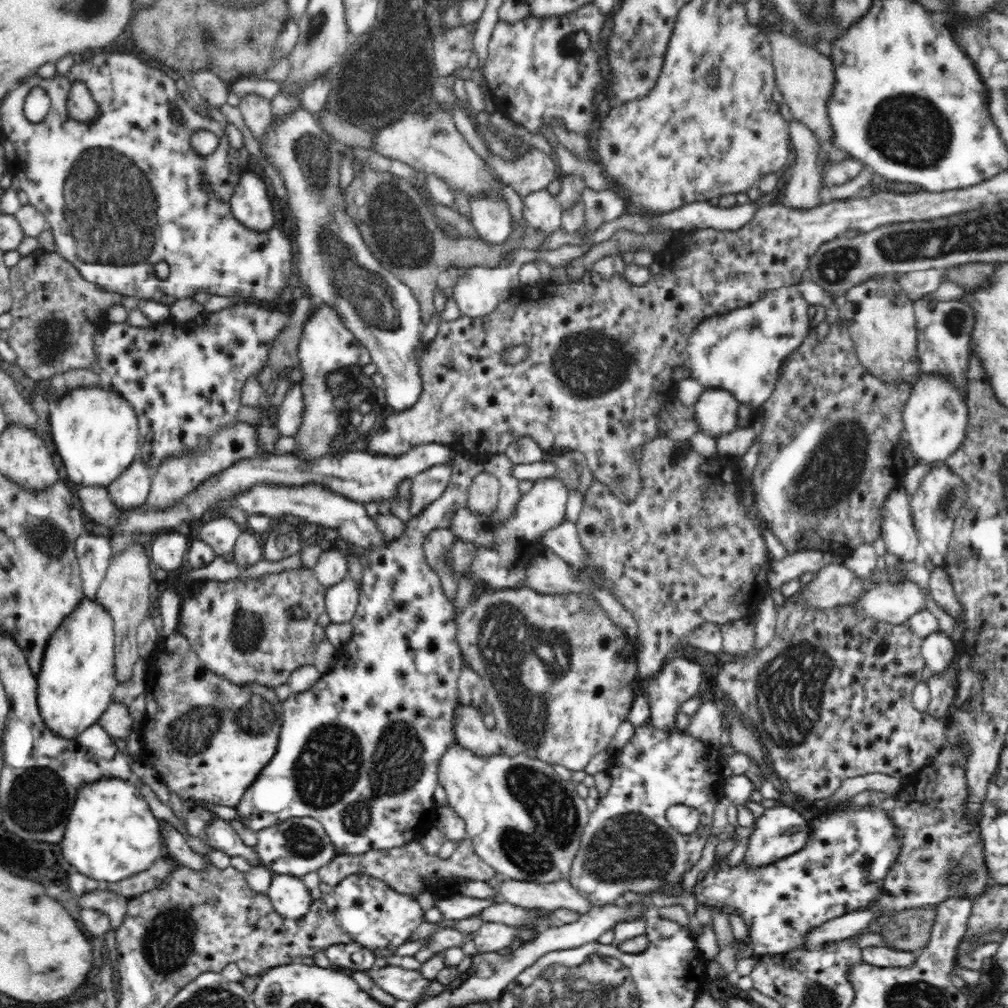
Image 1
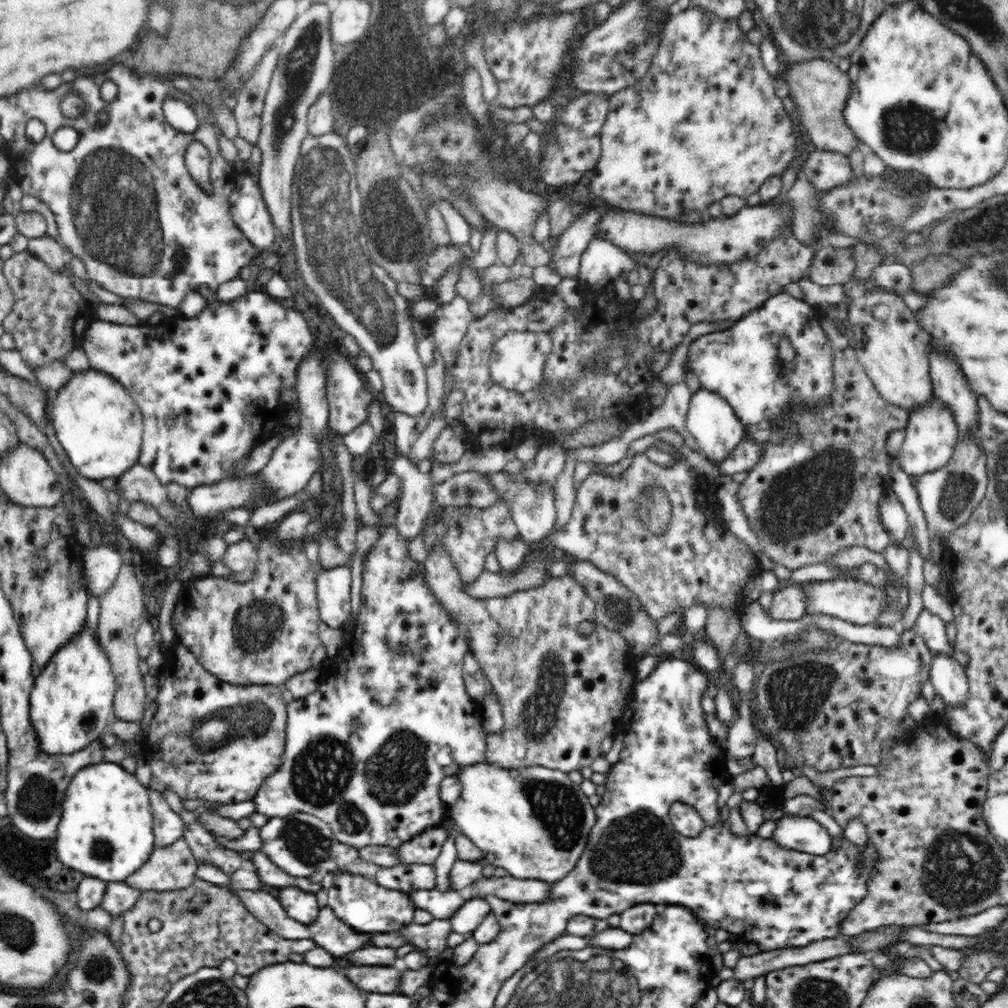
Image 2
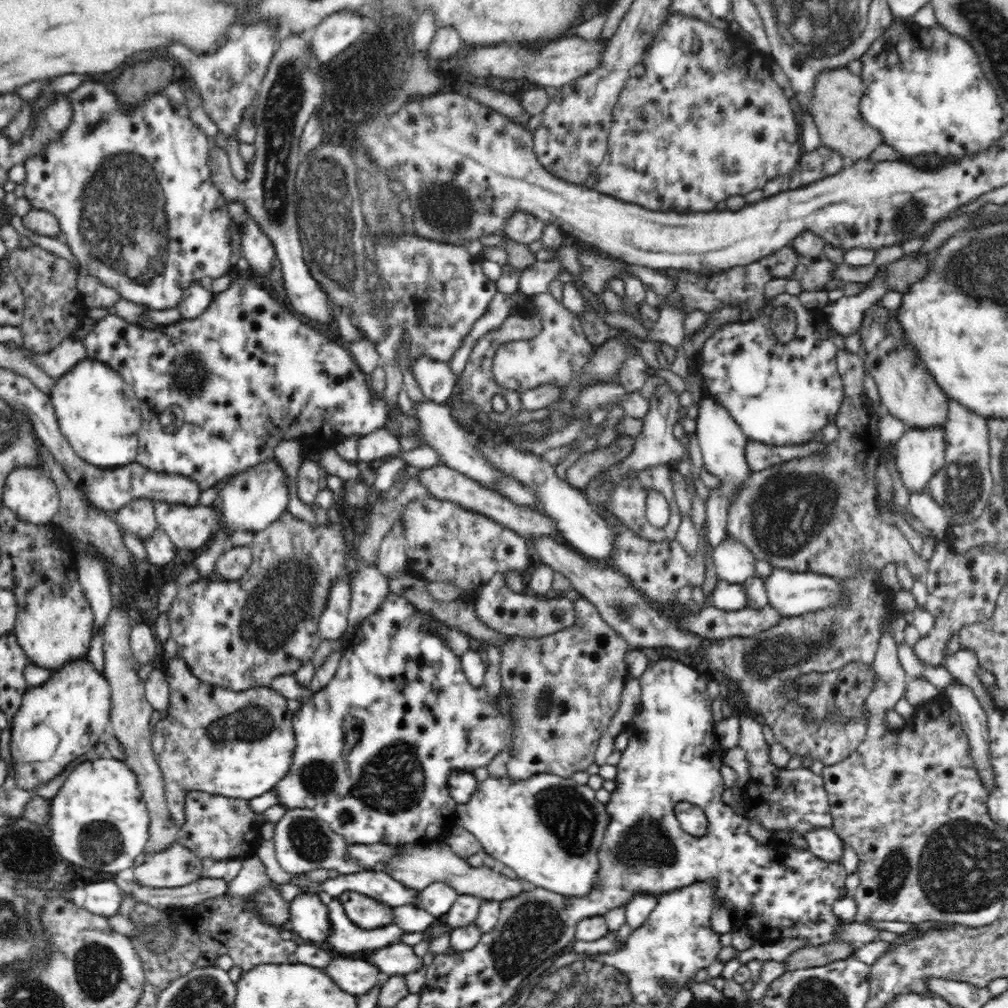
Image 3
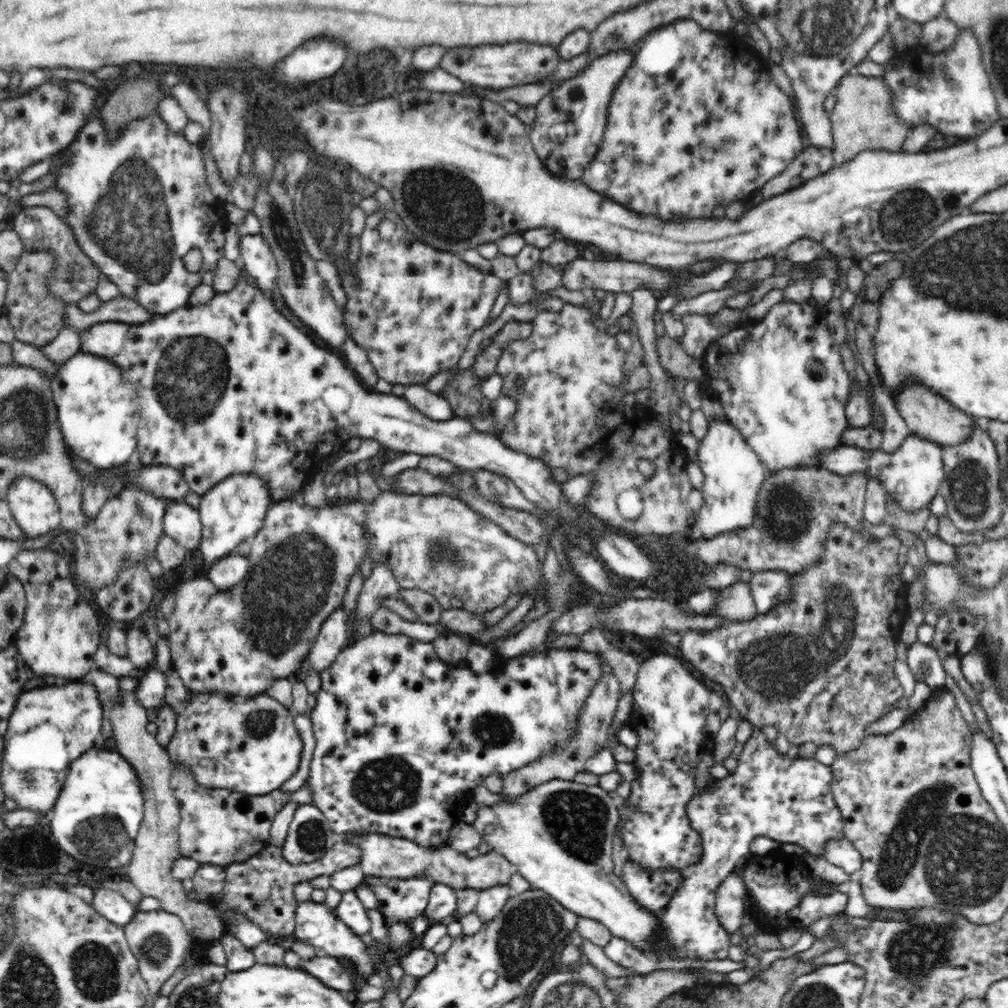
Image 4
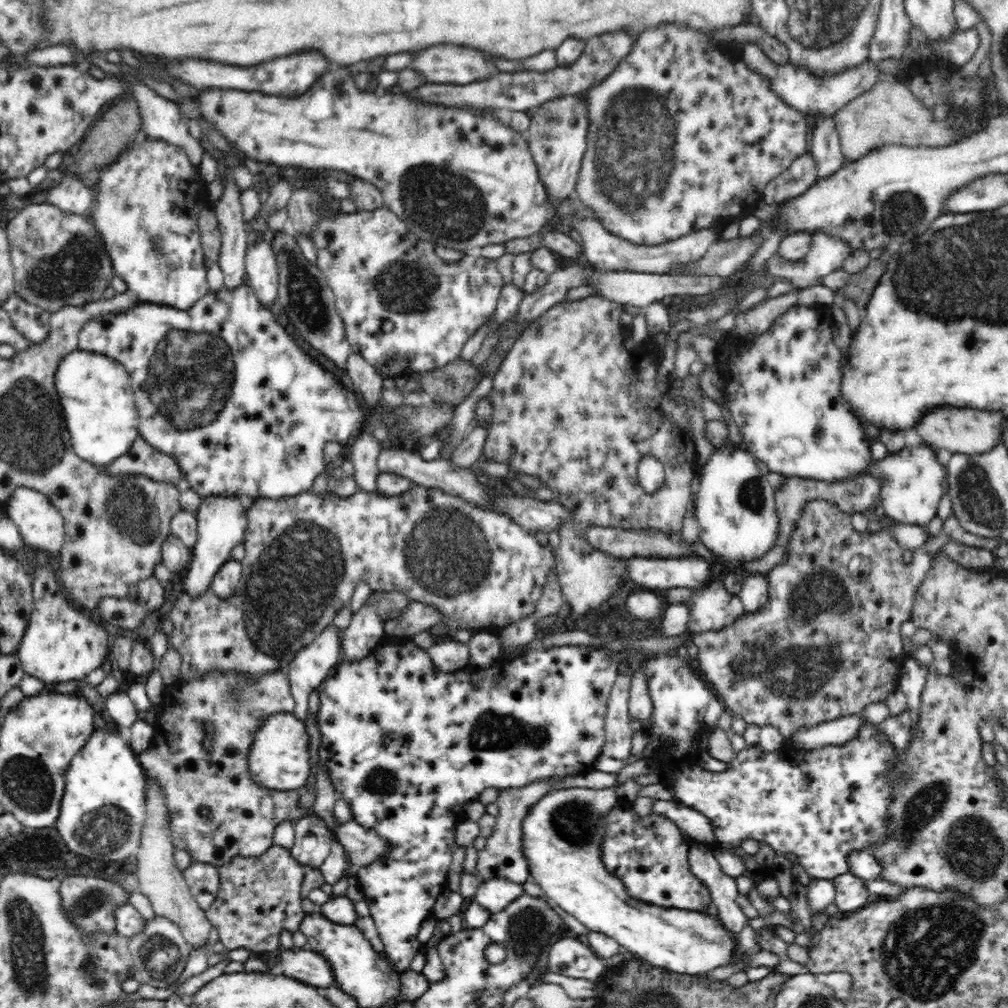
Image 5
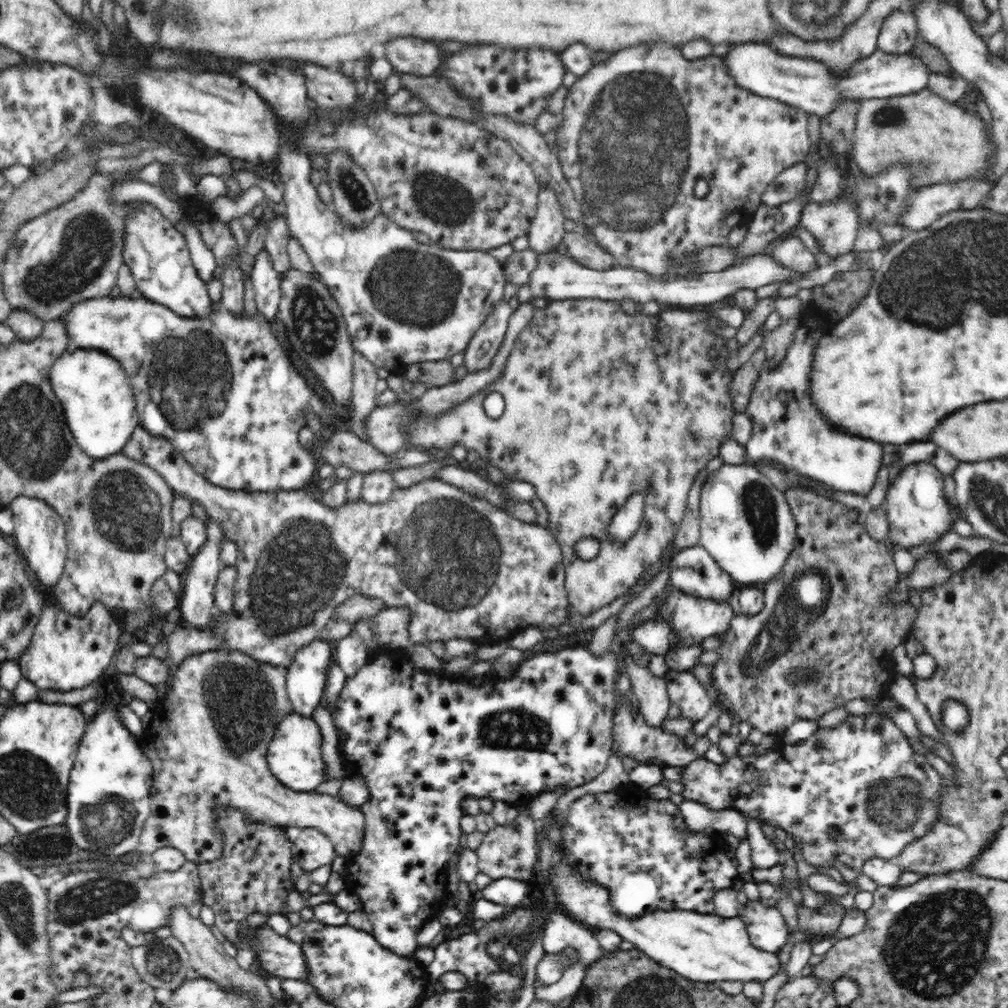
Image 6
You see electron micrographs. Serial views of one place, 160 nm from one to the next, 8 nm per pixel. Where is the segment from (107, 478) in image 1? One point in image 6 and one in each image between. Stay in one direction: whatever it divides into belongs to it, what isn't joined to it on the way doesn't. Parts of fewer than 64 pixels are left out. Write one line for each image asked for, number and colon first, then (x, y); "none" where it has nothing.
2: (100, 426)
3: (98, 412)
4: (98, 410)
5: (102, 420)
6: (96, 395)

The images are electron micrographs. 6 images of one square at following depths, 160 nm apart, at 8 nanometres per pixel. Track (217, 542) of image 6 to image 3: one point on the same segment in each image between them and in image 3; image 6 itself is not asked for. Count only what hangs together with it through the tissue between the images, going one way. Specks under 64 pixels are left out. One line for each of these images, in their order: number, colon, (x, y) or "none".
3: (249, 501)
4: (233, 511)
5: (221, 521)

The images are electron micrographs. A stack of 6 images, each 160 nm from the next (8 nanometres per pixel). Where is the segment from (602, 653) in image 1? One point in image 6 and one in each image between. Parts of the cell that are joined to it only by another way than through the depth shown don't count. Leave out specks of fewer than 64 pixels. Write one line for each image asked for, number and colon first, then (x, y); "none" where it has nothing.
2: (562, 693)
3: (564, 688)
4: (594, 720)
5: (502, 857)
6: (508, 851)

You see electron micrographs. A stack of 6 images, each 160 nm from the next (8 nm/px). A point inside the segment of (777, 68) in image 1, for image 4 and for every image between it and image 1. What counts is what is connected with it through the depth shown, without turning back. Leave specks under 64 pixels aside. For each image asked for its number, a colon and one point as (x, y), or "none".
2: (820, 90)
3: (836, 93)
4: (858, 122)

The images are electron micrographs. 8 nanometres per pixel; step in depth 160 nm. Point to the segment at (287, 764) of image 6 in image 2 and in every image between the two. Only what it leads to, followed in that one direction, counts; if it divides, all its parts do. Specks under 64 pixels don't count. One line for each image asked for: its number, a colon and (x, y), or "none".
2: (249, 722)
3: (240, 744)
4: (252, 745)
5: (279, 759)

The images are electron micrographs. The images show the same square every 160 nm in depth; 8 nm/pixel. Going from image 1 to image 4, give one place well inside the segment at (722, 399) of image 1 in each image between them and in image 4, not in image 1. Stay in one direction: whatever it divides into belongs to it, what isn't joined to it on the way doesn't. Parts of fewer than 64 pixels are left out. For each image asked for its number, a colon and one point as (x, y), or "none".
2: (711, 420)
3: (722, 442)
4: (733, 474)

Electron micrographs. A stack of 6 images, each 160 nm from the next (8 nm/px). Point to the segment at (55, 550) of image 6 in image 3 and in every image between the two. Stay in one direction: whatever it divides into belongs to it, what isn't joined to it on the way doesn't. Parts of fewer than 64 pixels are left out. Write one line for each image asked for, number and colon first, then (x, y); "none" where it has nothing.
3: (29, 492)
4: (33, 505)
5: (39, 522)

